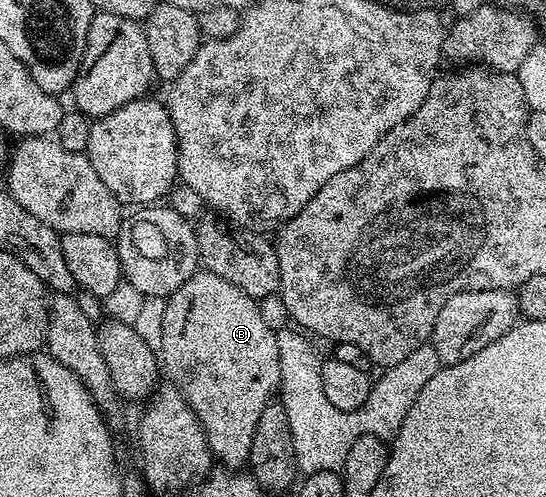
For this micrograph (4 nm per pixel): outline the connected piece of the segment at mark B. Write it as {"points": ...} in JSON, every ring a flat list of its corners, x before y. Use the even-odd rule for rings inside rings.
{"points":[[210,271,196,272,169,299,171,307,166,325,170,340,167,345,175,349,175,361,183,376,182,392,203,424,212,454,227,464,224,466,242,466,239,465,242,461,250,462,258,419,280,388,281,359,278,358,276,330,267,325,256,298,241,292,233,287,233,283]]}

